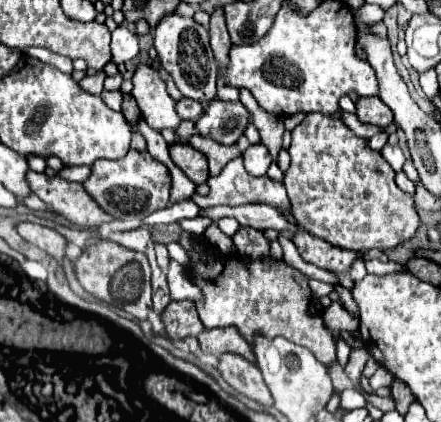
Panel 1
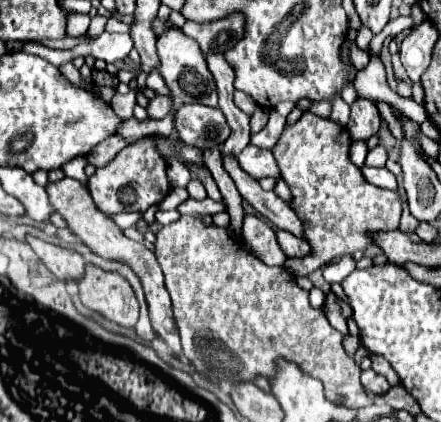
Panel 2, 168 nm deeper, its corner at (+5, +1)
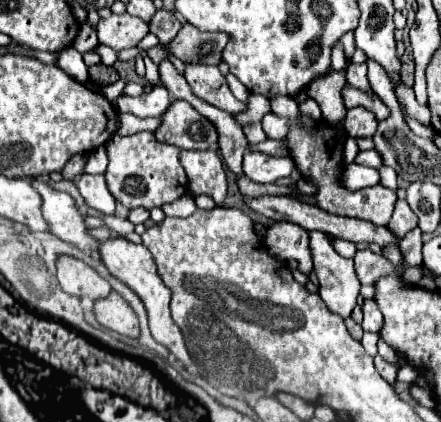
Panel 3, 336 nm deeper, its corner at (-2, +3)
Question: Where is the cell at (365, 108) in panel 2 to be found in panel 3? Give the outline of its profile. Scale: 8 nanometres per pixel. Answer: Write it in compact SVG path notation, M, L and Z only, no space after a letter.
M362 106L350 108L346 118L344 118L344 130L352 136L352 138L368 138L374 136L376 132L376 116L372 112L368 112Z

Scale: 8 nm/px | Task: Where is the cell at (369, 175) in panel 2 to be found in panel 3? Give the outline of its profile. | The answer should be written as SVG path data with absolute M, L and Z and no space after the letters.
M346 164L344 168L344 184L348 184L348 188L356 190L356 188L368 188L380 182L380 174L374 168L368 166L360 166L360 164Z

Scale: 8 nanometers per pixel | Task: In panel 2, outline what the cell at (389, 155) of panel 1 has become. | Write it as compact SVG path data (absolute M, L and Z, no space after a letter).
M383 146L371 148L367 158L365 158L365 166L377 166L377 168L381 168L381 166L385 166L385 162L387 162L387 150Z

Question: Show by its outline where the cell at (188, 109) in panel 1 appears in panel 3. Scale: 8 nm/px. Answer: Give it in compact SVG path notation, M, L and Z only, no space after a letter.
M154 86L148 94L144 92L136 98L122 94L114 104L118 112L130 112L140 118L148 118L148 116L160 118L170 106L170 96L168 96L168 90L164 90L162 86Z

